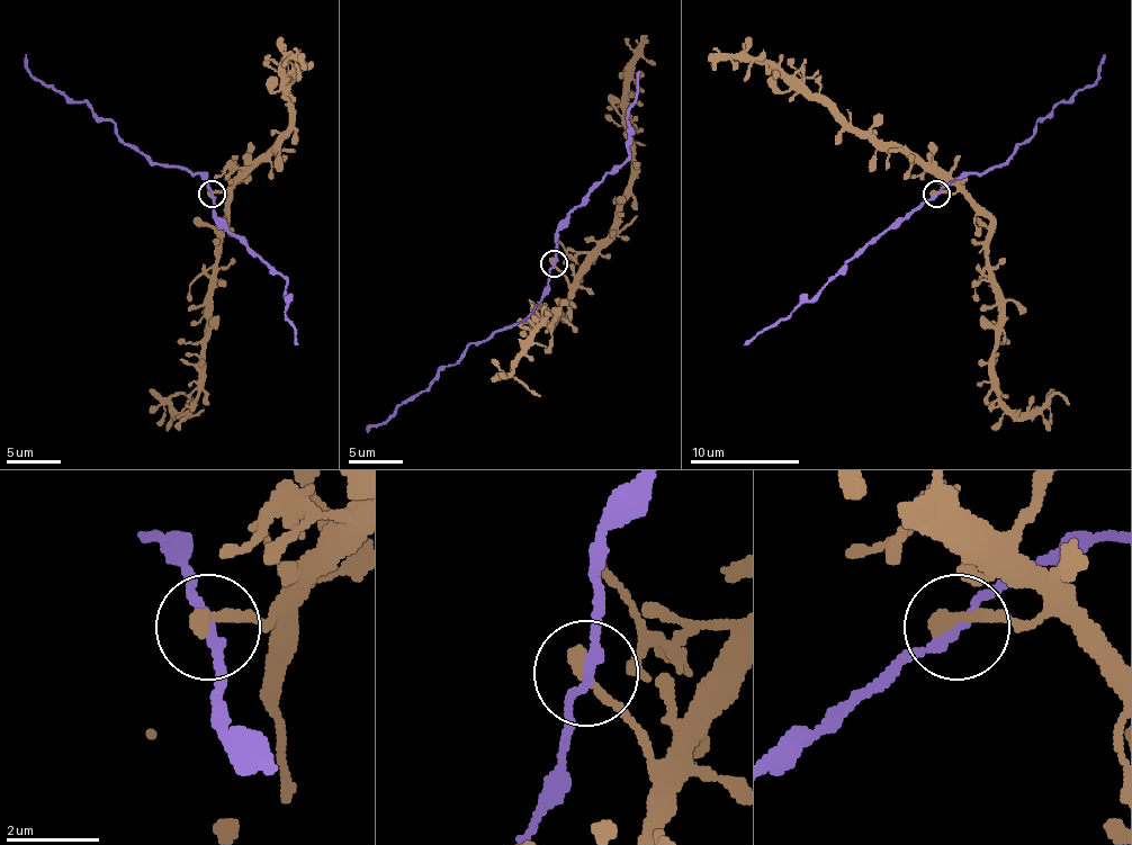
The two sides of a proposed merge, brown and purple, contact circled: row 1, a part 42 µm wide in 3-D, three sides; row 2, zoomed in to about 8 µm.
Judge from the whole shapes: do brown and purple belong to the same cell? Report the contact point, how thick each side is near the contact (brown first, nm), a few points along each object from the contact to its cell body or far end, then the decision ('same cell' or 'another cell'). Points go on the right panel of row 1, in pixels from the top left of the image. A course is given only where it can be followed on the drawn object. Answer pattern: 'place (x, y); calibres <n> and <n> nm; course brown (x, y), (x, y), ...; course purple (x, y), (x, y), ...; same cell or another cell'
place (936, 194); calibres 360 and 190 nm; course brown (936, 195), (960, 191), (990, 222), (988, 271), (998, 302), (994, 392), (1021, 413), (1053, 394), (1070, 405); course purple (936, 195), (975, 173), (1002, 164), (1032, 135), (1036, 120), (1094, 82), (1105, 55); same cell

